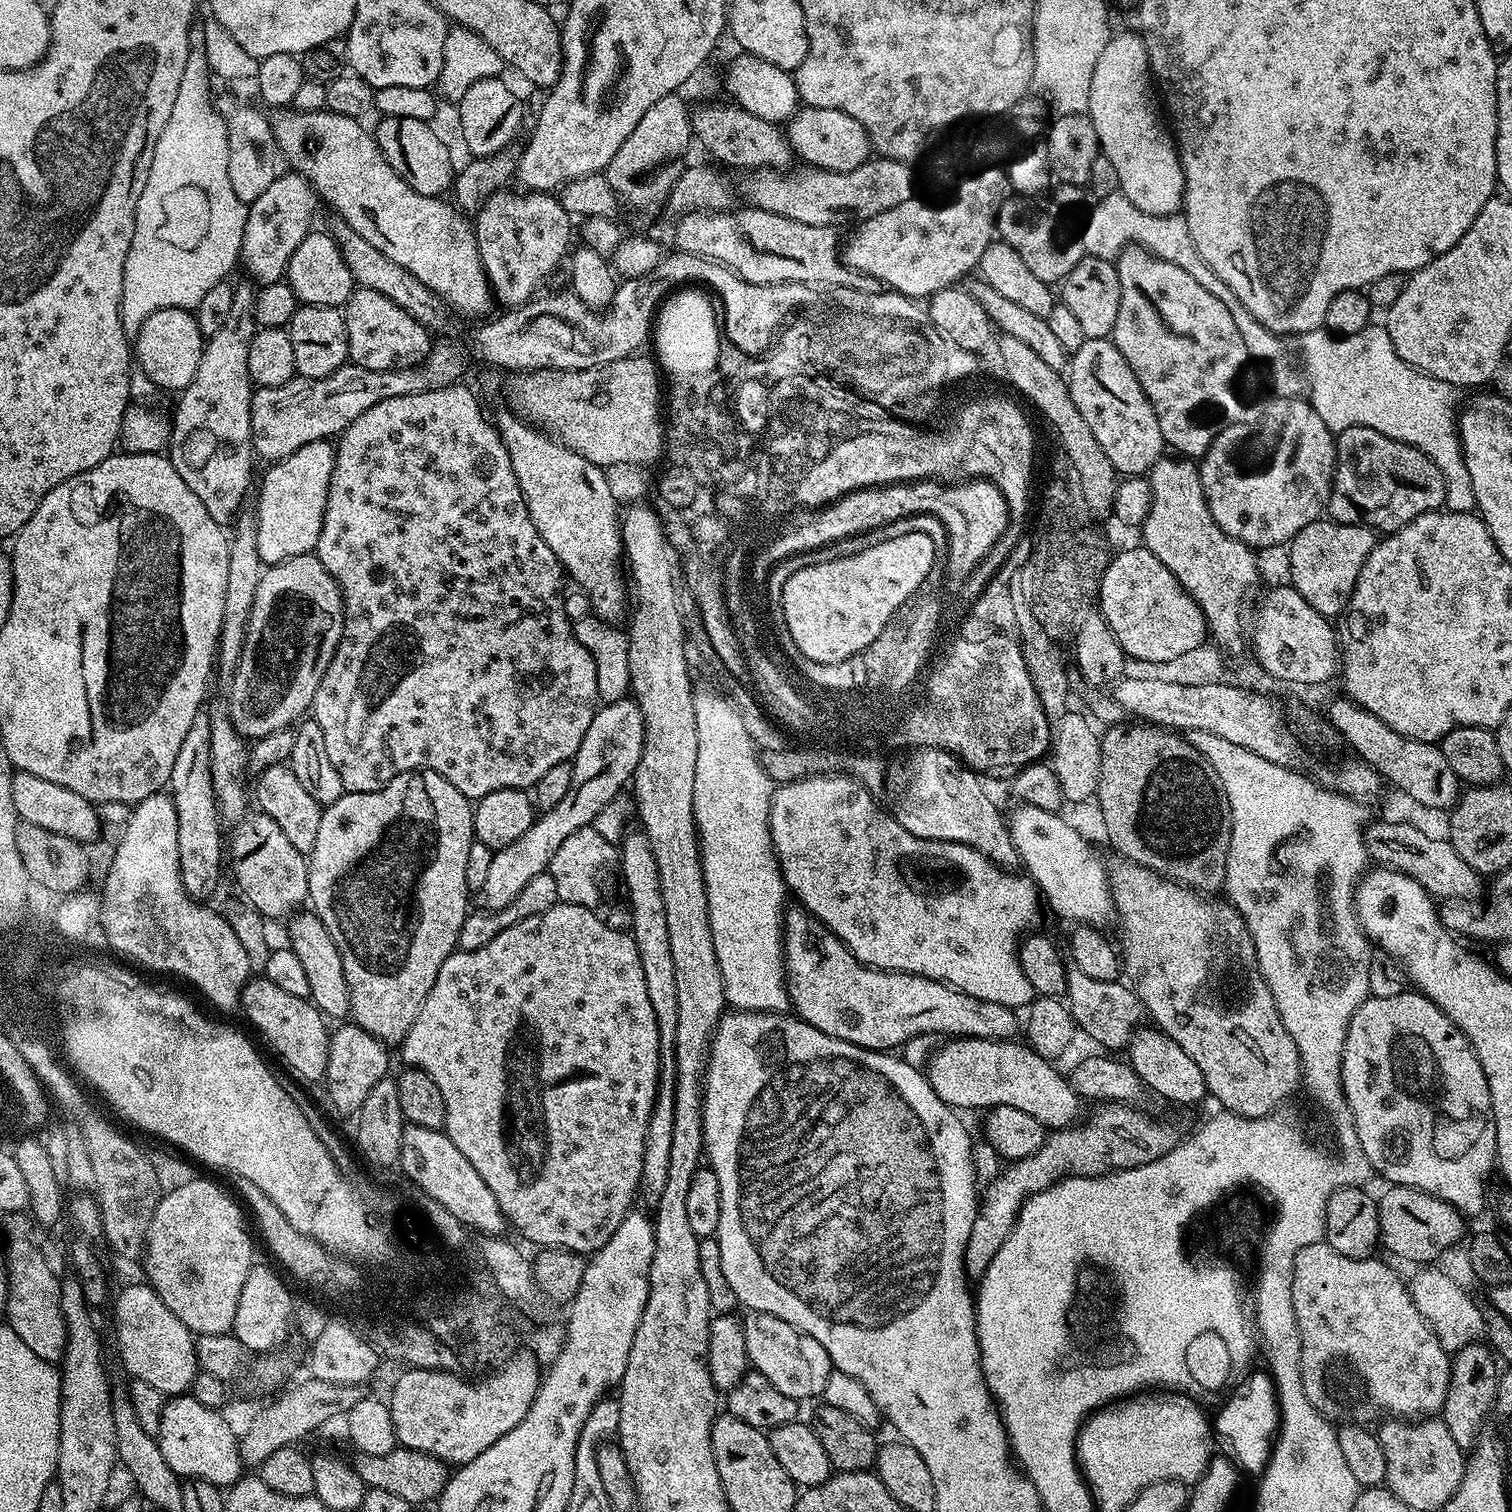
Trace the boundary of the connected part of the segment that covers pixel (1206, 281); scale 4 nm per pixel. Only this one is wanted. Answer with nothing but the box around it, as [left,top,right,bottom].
[1079,191,1477,512]

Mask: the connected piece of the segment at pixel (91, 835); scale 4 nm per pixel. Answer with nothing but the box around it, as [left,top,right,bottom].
[12,771,102,842]

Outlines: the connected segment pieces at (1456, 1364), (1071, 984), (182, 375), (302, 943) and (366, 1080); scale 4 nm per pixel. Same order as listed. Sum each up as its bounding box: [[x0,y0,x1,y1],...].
[[1442,1342,1498,1450],[1064,962,1146,1049],[134,308,206,394],[287,910,352,1017],[324,1023,389,1116]]

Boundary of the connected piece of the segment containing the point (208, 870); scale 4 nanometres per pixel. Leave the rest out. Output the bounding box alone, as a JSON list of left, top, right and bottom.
[167,710,226,902]

